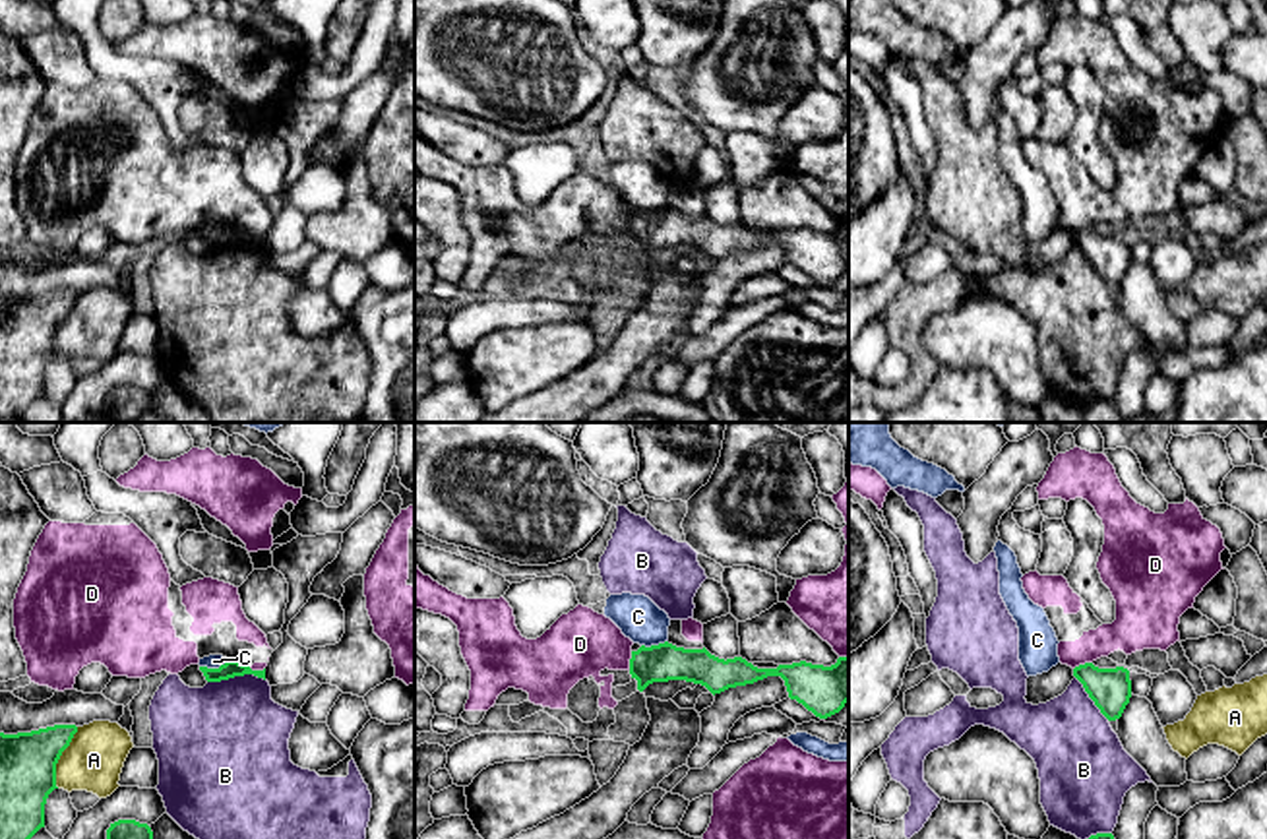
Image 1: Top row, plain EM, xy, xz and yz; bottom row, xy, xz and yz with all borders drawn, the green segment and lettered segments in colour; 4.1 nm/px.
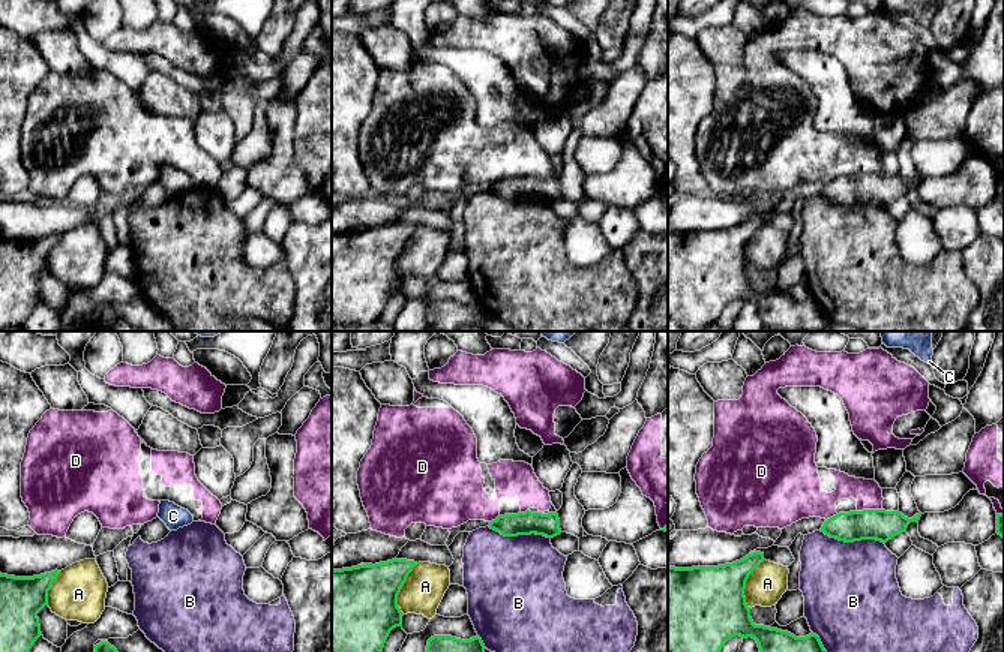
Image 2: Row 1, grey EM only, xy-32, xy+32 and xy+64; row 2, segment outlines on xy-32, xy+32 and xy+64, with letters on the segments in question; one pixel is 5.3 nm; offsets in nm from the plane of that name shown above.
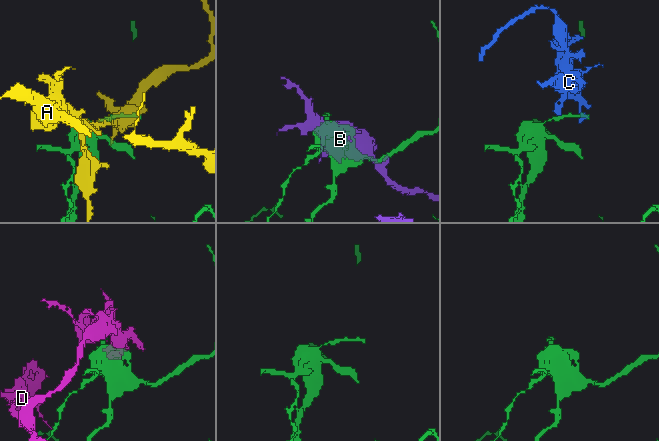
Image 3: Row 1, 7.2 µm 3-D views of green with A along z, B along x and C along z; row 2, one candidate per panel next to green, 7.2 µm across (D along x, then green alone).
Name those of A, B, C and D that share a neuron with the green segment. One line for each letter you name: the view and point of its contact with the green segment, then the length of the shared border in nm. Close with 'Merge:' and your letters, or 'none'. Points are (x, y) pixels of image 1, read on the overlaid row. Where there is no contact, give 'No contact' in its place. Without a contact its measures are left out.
Merge: none

